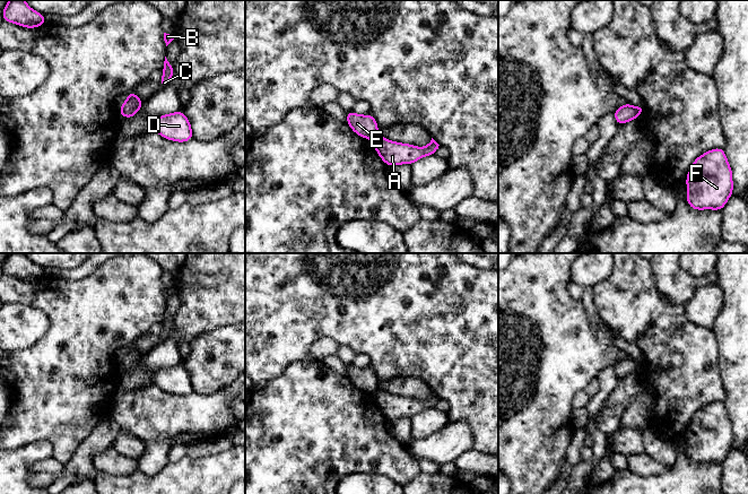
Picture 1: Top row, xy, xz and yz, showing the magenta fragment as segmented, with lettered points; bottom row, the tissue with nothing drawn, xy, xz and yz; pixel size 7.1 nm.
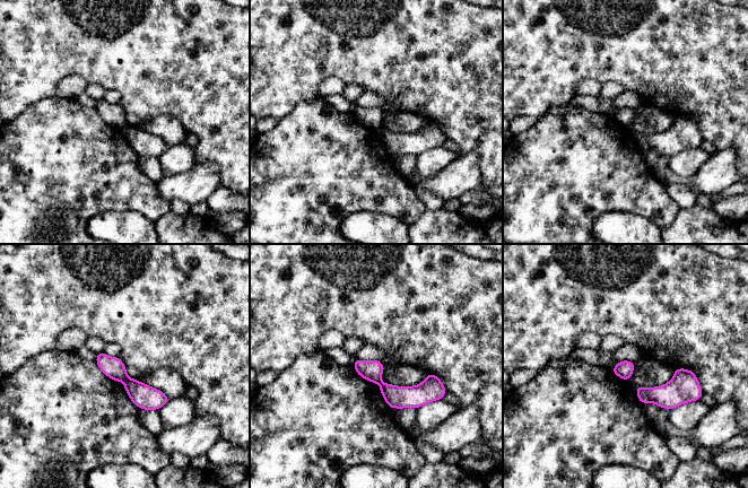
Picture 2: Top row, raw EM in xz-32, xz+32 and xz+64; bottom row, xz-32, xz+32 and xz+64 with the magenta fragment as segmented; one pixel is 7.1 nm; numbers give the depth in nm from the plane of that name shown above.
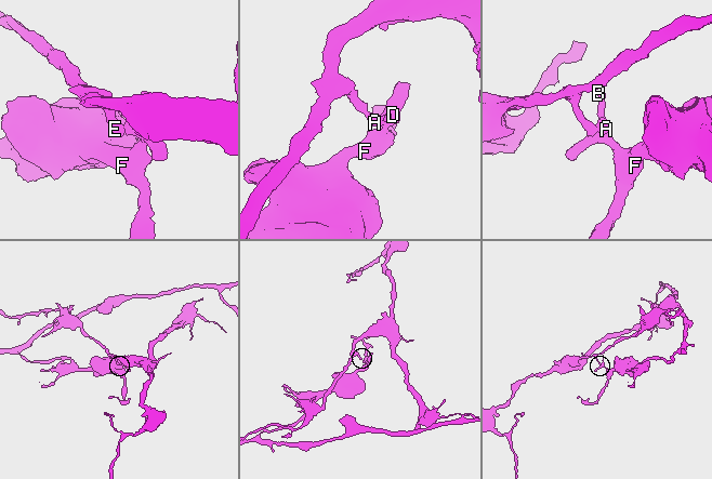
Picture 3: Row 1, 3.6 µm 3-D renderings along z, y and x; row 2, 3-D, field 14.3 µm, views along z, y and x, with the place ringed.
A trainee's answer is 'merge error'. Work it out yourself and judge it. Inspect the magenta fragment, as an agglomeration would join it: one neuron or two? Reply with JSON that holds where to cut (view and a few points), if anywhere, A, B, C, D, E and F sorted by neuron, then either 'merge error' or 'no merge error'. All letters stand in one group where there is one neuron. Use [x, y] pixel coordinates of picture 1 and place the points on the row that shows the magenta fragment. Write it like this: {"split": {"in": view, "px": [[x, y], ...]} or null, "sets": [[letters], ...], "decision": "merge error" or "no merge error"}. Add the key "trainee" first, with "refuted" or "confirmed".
{"trainee": "confirmed", "split": {"in": "xz", "px": [[379, 135], [373, 140]]}, "sets": [["A", "B", "C", "D", "F"], ["E"]], "decision": "merge error"}

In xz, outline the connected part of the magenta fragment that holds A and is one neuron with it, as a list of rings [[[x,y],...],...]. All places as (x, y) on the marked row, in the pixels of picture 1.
[[[379,135],[373,140],[373,146],[388,166],[394,166],[400,164],[411,165],[425,156],[434,155],[440,145],[432,138],[428,145],[419,148],[409,144],[391,141]]]

